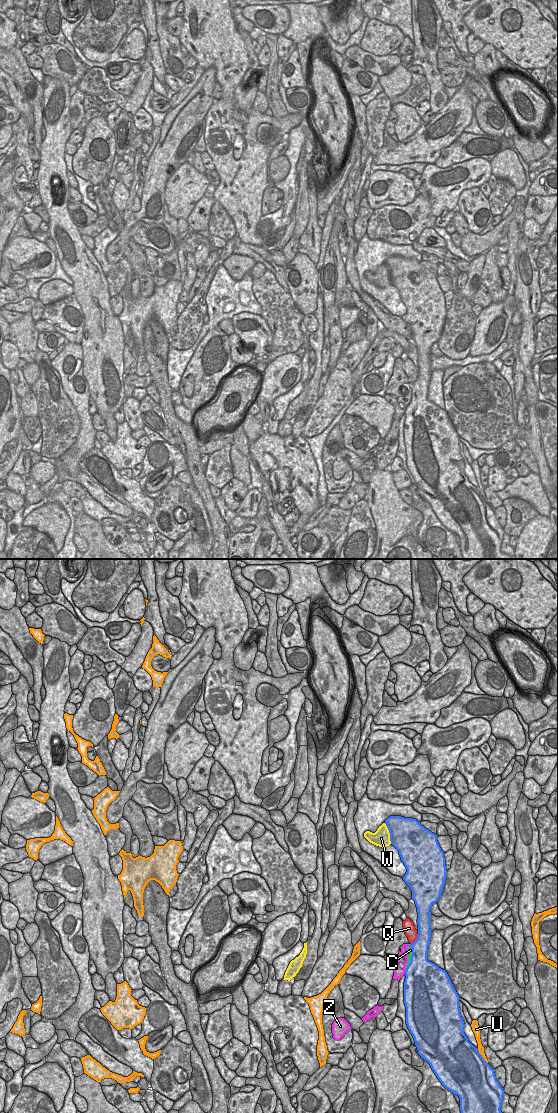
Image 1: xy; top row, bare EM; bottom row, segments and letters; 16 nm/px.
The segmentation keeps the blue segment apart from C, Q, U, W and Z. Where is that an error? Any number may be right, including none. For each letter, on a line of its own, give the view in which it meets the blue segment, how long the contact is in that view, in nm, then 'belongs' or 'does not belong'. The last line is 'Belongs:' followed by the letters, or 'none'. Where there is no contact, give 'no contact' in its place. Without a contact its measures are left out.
C: xy | 360 nm | does not belong
Q: xy | 200 nm | does not belong
U: xy | 300 nm | does not belong
W: xy | 360 nm | does not belong
Z: xy | 90 nm | does not belong
Belongs: none

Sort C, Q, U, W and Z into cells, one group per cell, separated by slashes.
C Z / Q / U / W

